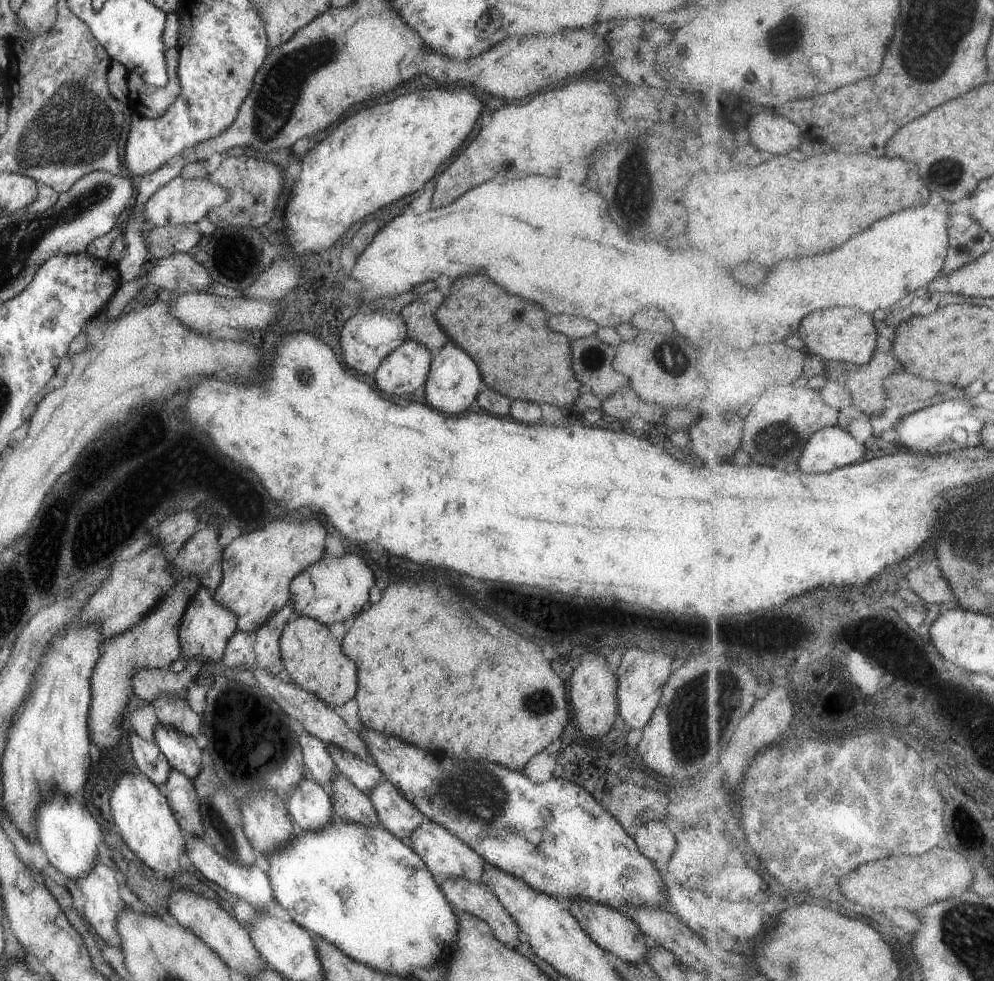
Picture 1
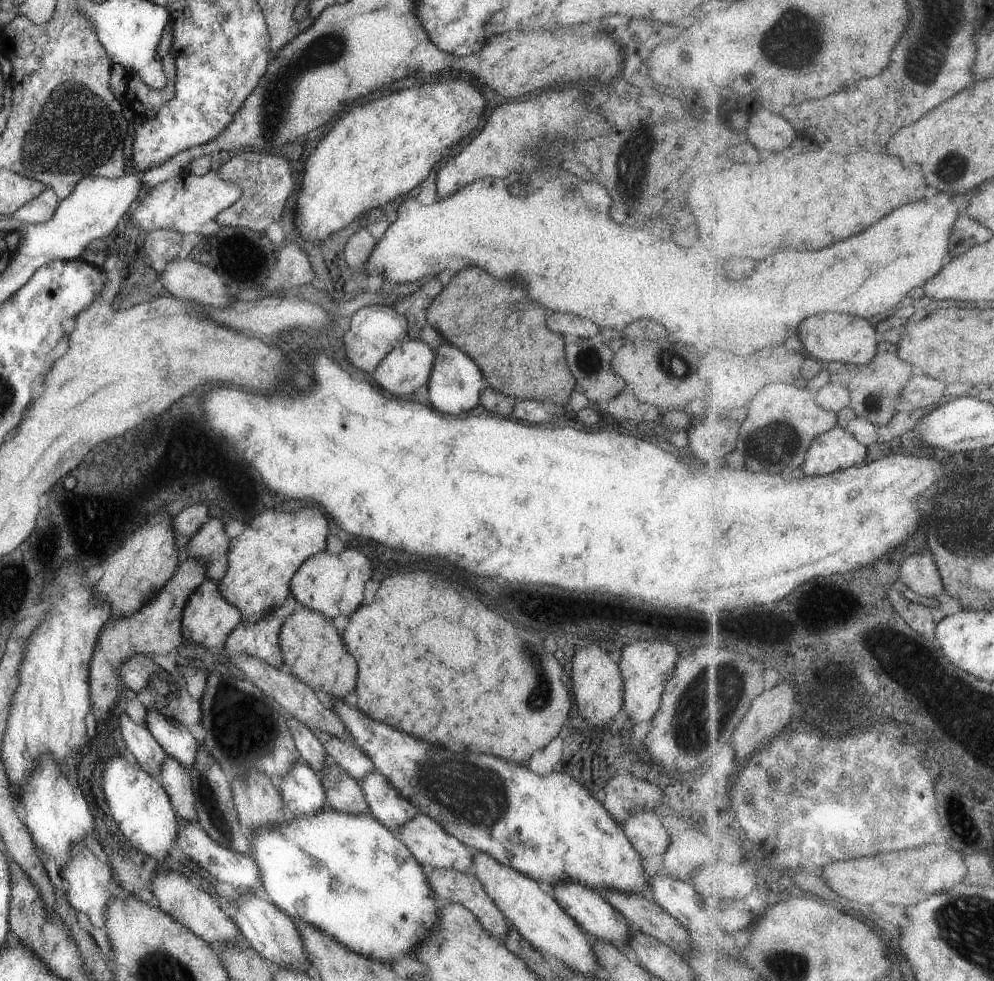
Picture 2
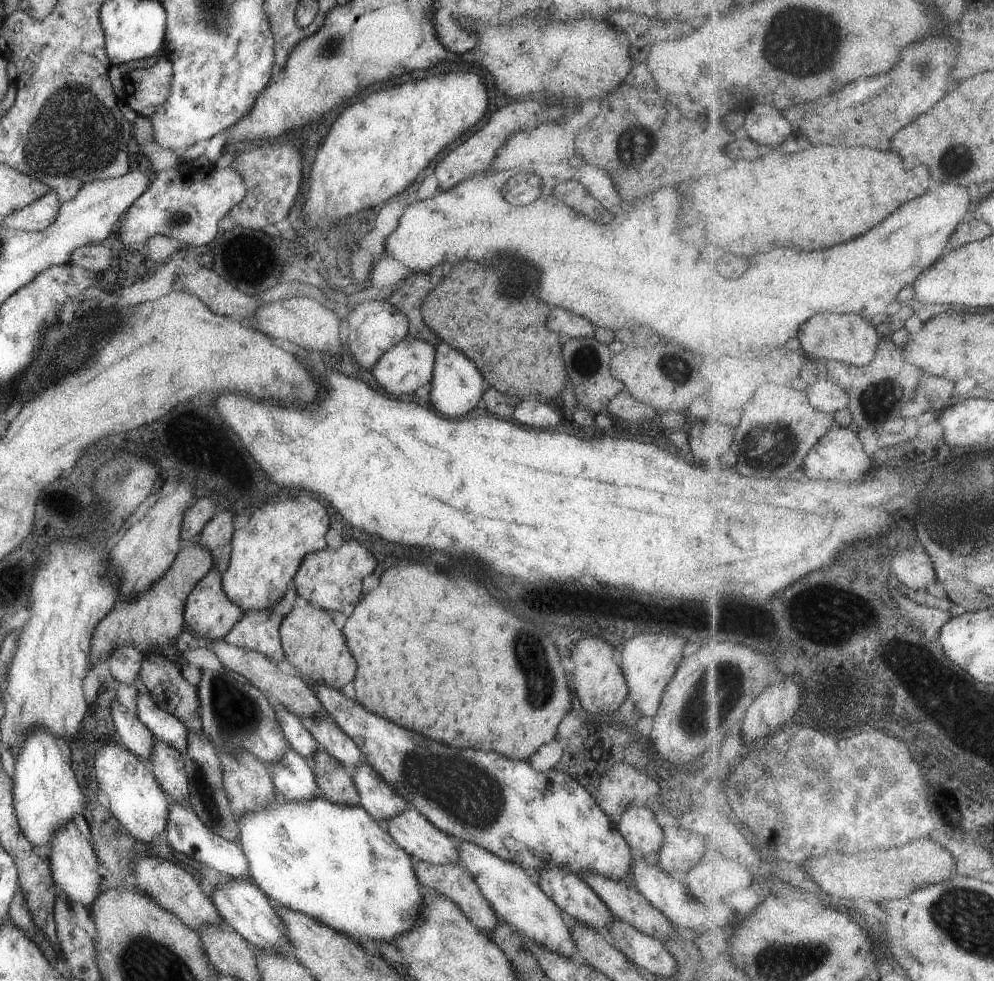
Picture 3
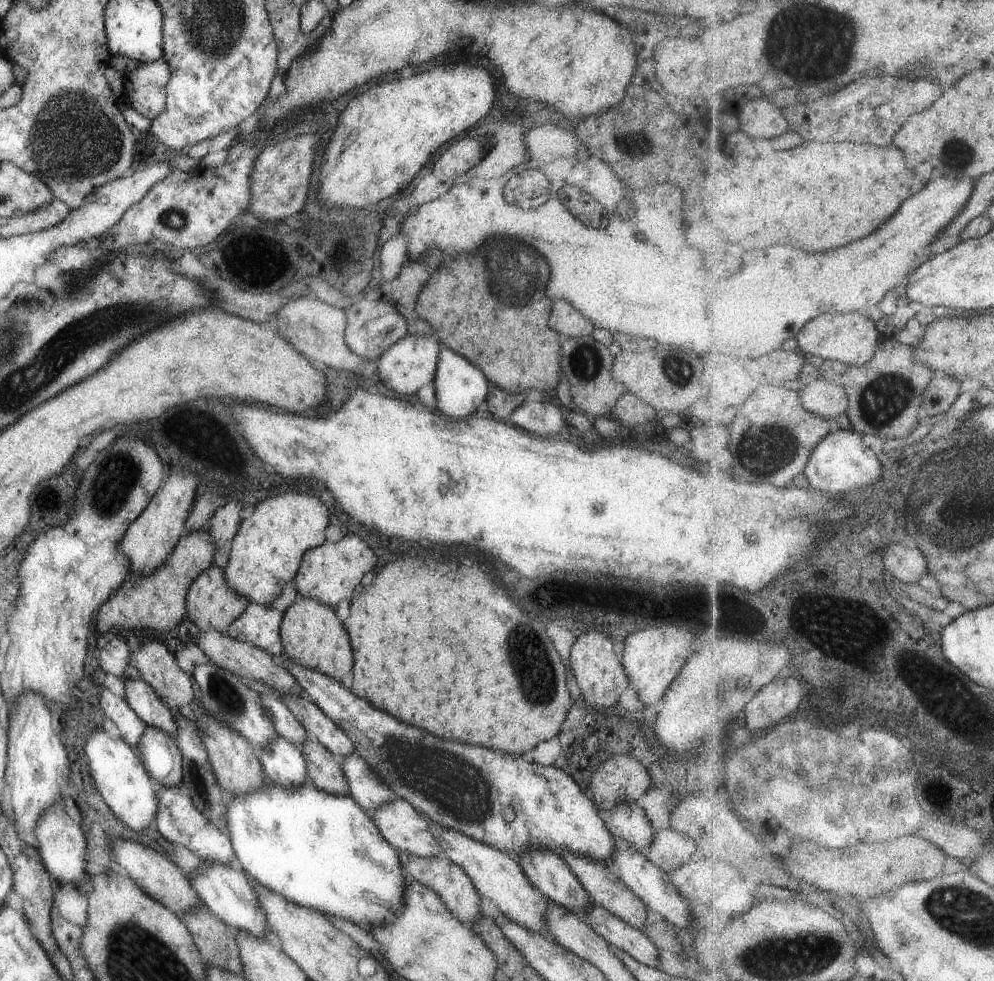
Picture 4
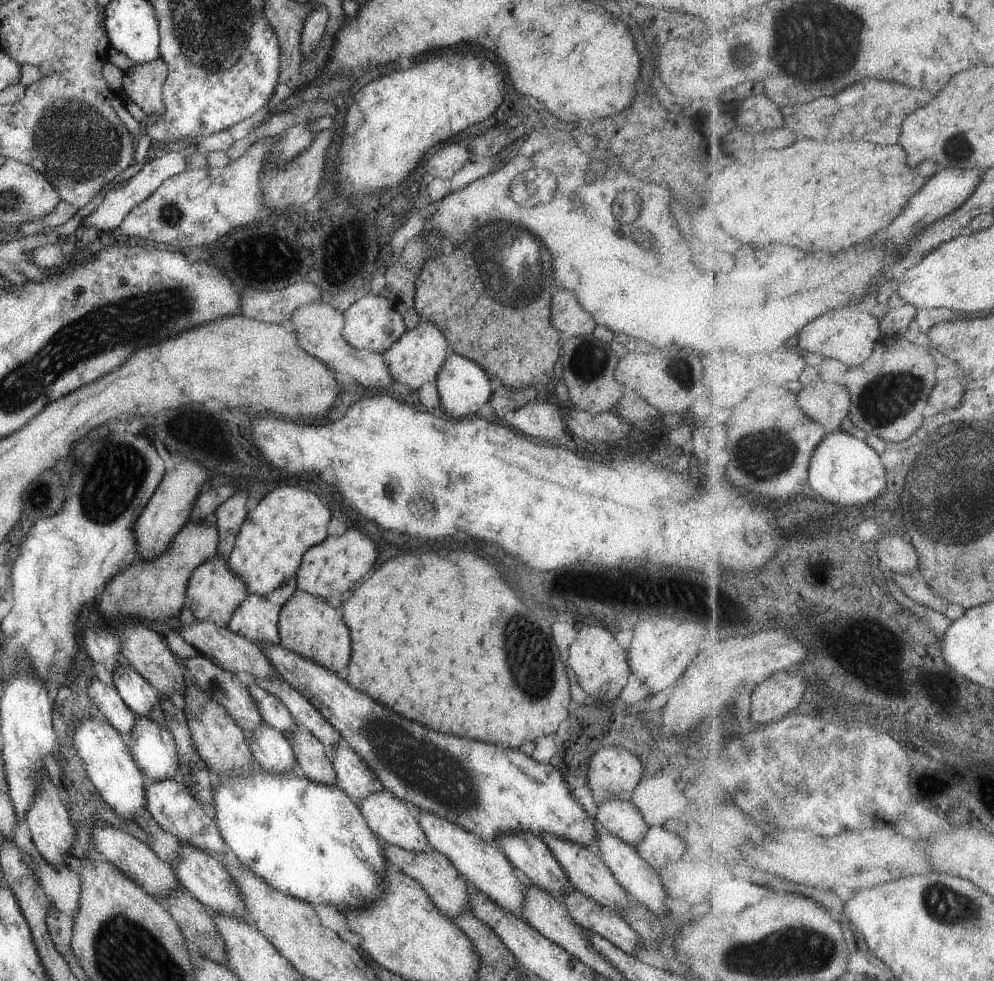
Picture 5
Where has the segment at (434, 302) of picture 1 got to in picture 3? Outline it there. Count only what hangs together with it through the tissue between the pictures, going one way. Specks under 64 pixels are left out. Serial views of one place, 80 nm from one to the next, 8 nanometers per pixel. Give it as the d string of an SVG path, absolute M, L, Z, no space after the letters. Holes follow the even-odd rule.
M441 264L428 271L409 271L401 288L393 292L386 301L406 316L409 325L406 332L408 337L427 341L434 347L441 340L423 322L420 306L441 277Z

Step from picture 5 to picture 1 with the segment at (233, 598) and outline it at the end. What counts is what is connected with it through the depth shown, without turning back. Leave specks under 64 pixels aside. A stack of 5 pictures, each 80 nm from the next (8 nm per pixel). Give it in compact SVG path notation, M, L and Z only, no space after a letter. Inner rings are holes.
M200 587L189 600L183 612L178 634L181 656L185 661L197 658L200 663L218 662L222 660L227 640L237 629L237 616L233 610L228 610L224 605L219 605L213 598L213 590Z

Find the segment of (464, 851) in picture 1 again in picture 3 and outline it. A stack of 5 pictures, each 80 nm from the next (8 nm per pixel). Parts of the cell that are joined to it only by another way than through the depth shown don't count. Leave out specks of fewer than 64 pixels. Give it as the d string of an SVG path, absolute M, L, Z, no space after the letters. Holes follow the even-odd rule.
M412 807L388 819L383 826L412 859L432 865L455 865L458 862L455 838L433 826Z

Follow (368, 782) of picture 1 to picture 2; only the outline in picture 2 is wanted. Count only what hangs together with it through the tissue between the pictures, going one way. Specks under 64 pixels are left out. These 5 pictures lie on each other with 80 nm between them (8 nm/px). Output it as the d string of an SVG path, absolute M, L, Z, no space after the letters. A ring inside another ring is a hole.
M313 731L319 742L324 746L327 756L334 758L335 762L352 776L357 782L372 772L376 772L372 762L357 747L352 740L339 740L327 733Z

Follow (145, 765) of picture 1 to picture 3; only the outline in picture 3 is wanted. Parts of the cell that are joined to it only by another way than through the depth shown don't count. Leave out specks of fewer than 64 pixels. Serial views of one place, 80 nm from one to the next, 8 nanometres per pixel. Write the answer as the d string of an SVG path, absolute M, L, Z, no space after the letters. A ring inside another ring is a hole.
M116 700L111 702L111 716L121 745L143 760L150 757L154 743L153 735L146 726Z

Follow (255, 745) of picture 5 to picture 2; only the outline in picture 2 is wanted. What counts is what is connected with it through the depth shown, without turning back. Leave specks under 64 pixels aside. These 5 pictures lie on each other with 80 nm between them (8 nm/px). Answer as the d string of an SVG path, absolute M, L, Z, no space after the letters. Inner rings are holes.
M301 760L296 761L282 779L276 780L275 785L283 808L291 817L310 817L326 806L319 775Z

